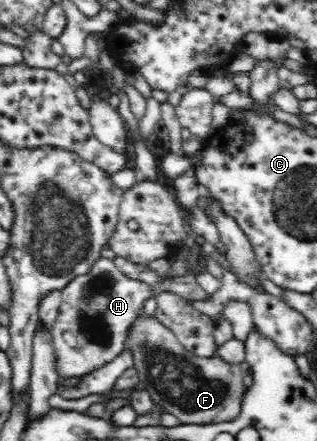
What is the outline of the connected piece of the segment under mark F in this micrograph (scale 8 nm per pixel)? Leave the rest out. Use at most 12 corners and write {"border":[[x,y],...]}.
{"border":[[157,318],[126,349],[152,402],[181,424],[233,421],[239,365],[186,351]]}

